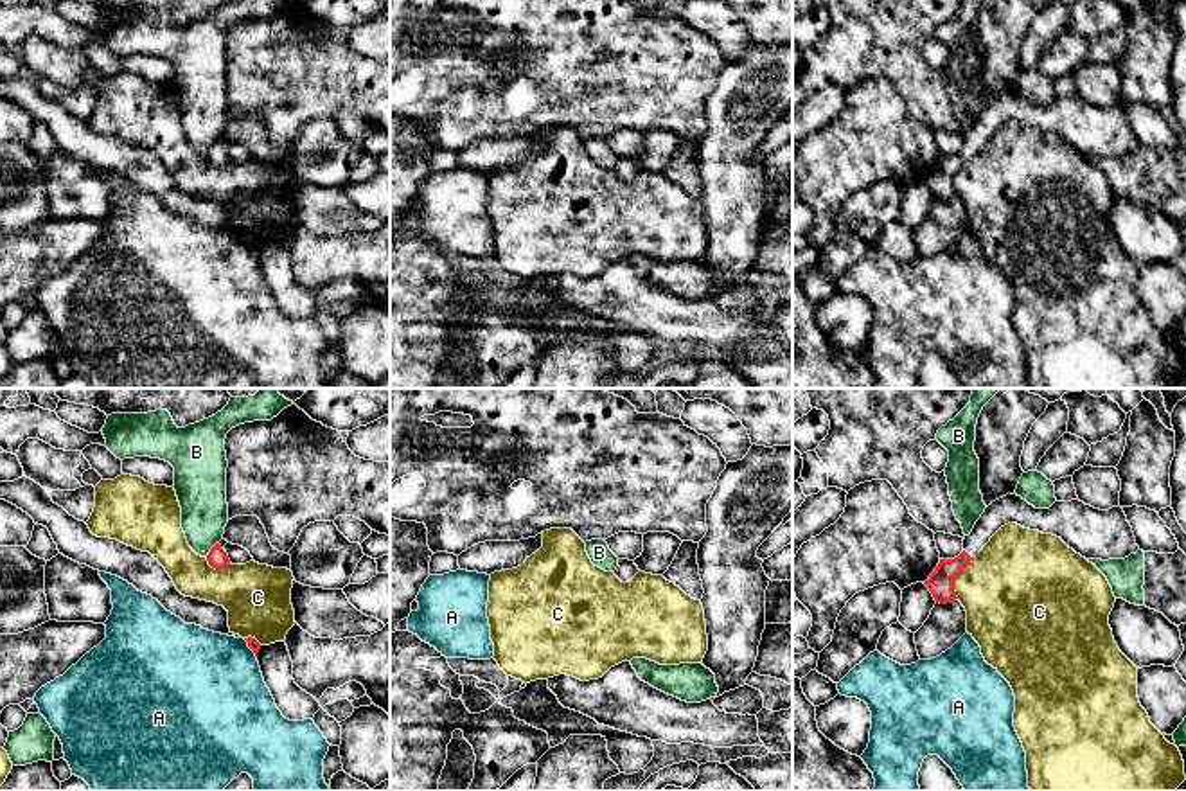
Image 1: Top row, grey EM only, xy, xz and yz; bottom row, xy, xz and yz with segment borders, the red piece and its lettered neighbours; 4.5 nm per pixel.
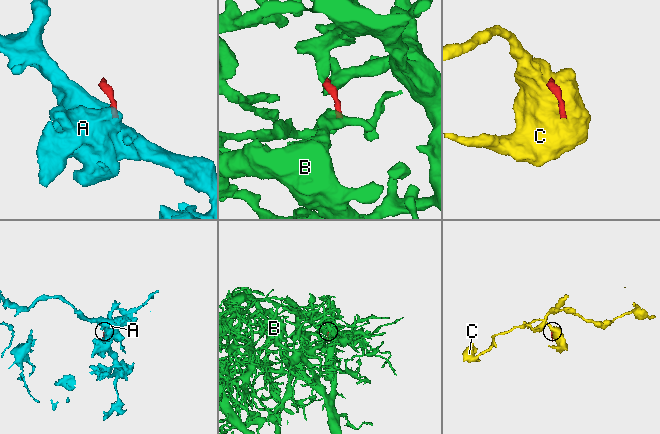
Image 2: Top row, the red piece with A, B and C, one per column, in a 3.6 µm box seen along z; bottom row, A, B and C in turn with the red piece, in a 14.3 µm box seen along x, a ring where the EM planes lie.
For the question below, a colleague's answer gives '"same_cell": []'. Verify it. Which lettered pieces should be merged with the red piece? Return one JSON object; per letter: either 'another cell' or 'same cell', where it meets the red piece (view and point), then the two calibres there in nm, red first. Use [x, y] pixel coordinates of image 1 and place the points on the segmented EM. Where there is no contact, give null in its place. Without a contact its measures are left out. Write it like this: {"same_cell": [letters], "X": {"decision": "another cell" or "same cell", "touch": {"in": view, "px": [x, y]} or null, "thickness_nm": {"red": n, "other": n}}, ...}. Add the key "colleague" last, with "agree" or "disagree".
{"same_cell": [], "A": {"decision": "another cell", "touch": {"in": "xy", "px": [248, 646]}, "thickness_nm": {"red": 50, "other": 480}}, "B": {"decision": "another cell", "touch": {"in": "xy", "px": [211, 549]}, "thickness_nm": {"red": 90, "other": 220}}, "C": {"decision": "another cell", "touch": {"in": "yz", "px": [955, 577]}, "thickness_nm": {"red": 120, "other": 420}}, "colleague": "agree"}

